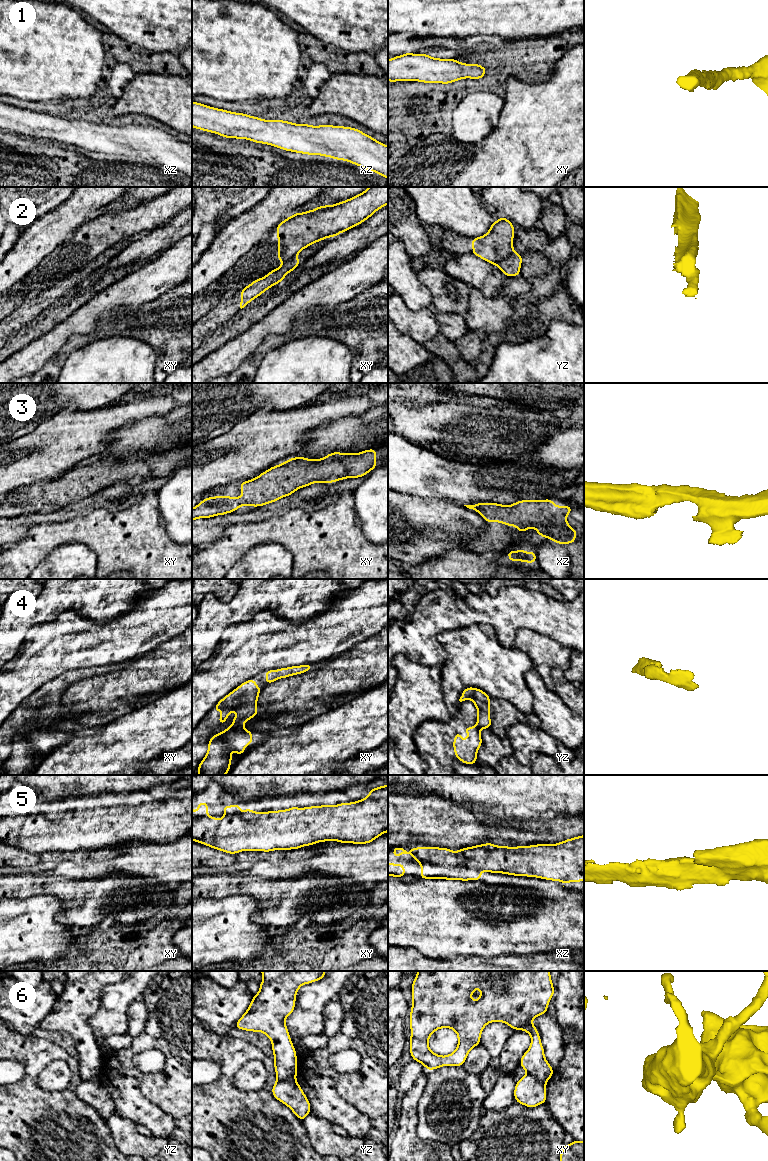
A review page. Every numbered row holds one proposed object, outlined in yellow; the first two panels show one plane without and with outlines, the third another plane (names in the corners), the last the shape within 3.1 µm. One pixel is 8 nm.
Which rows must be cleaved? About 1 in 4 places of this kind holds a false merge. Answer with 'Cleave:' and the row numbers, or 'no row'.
Cleave: 2, 4, 6

